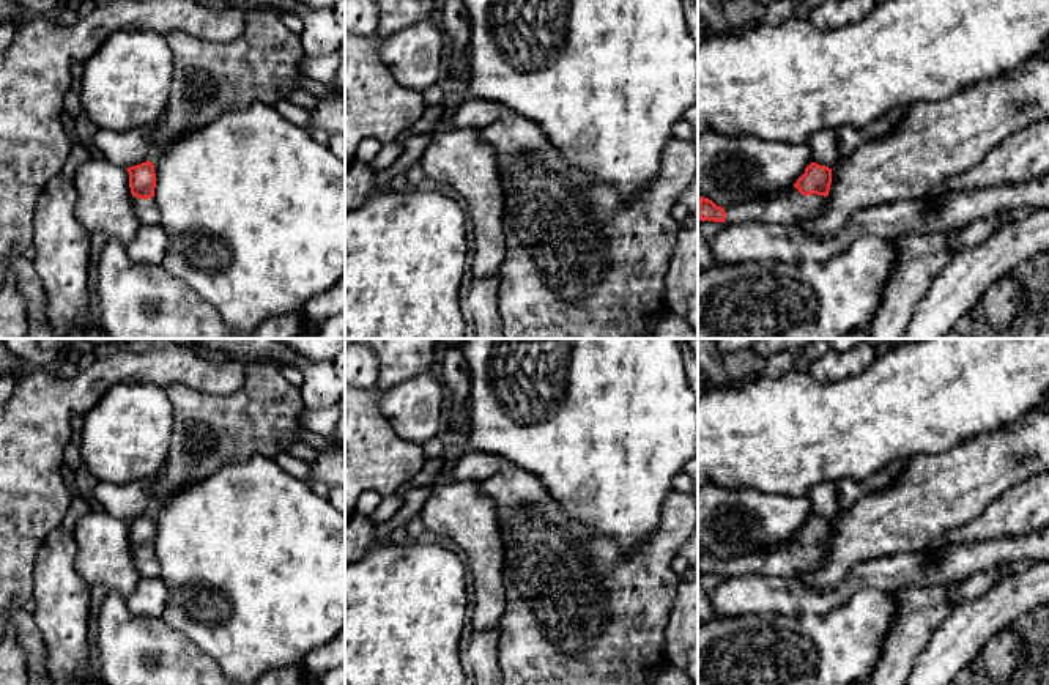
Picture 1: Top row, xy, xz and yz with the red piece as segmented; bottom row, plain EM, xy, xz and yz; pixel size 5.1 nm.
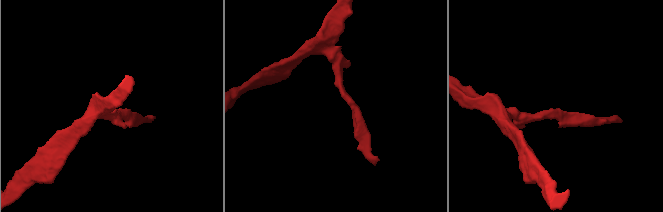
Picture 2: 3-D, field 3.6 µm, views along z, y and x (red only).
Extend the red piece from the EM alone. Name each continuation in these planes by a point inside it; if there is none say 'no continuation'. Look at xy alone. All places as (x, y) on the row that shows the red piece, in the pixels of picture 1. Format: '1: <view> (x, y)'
1: xy (147, 211)

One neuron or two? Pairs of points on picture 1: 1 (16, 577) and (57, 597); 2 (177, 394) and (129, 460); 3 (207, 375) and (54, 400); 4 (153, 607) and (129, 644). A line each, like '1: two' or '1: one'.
1: two
2: two
3: one
4: two

